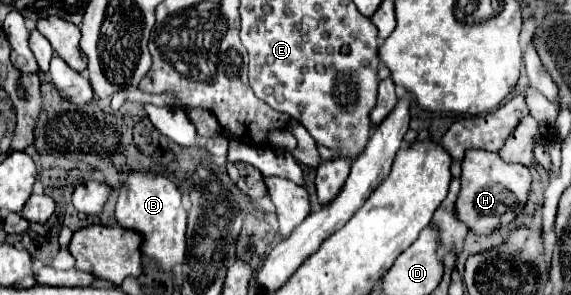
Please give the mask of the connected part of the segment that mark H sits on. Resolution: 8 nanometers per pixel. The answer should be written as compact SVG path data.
M465 150L461 170L461 190L455 202L455 216L471 232L489 236L493 230L511 224L527 206L527 198L531 192L531 172L523 164L507 164L495 152Z

